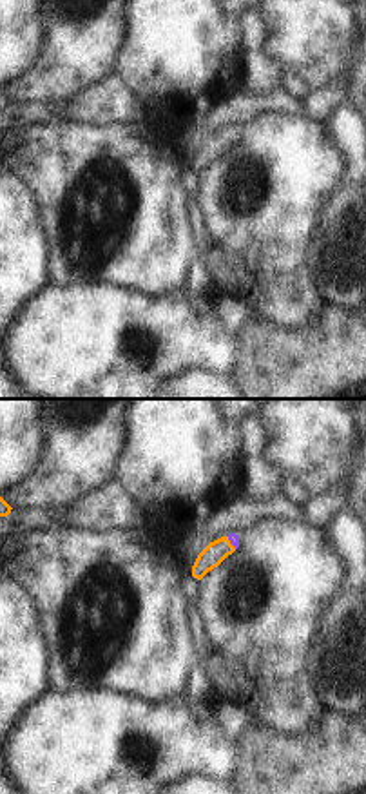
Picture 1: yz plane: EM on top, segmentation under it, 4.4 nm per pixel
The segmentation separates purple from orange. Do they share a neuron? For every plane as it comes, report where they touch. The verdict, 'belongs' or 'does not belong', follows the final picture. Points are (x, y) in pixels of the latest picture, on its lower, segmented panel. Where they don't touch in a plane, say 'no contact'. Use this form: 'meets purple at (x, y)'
meets purple at (231, 542)

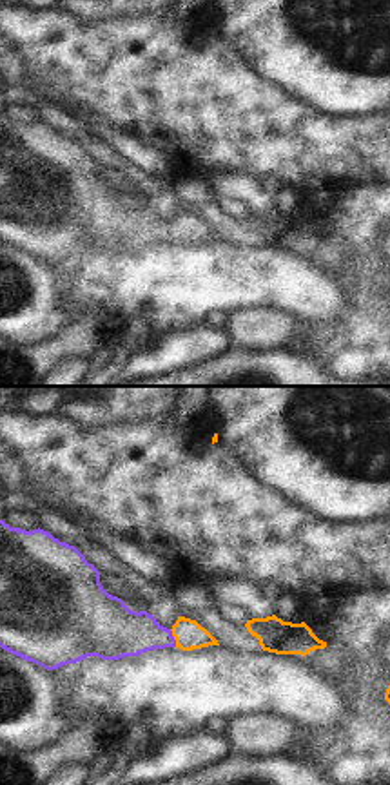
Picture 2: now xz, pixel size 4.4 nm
meets purple at (173, 639)

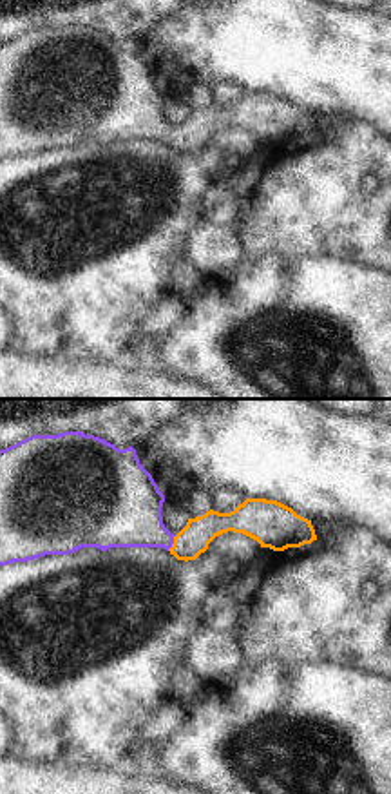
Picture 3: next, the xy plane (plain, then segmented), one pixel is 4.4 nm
meets purple at (172, 542)

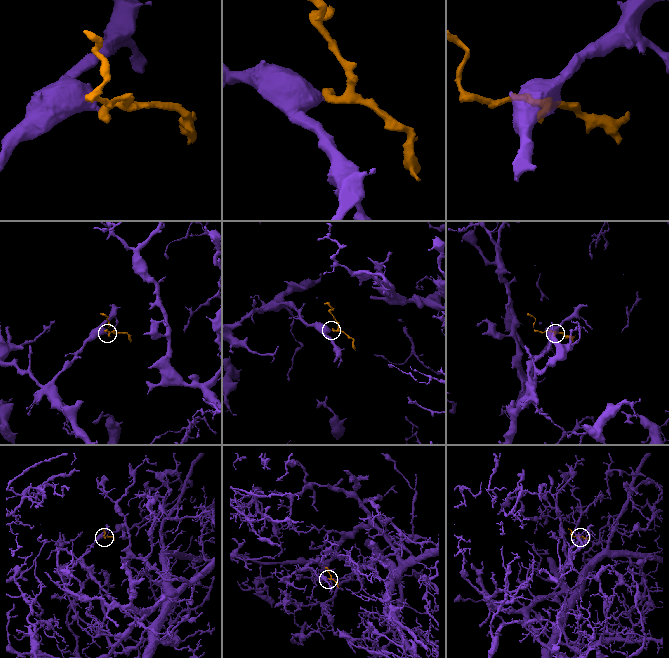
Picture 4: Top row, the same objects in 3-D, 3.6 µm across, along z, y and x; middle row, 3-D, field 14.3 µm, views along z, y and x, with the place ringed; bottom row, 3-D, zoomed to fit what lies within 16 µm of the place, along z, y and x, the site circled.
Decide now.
belongs

